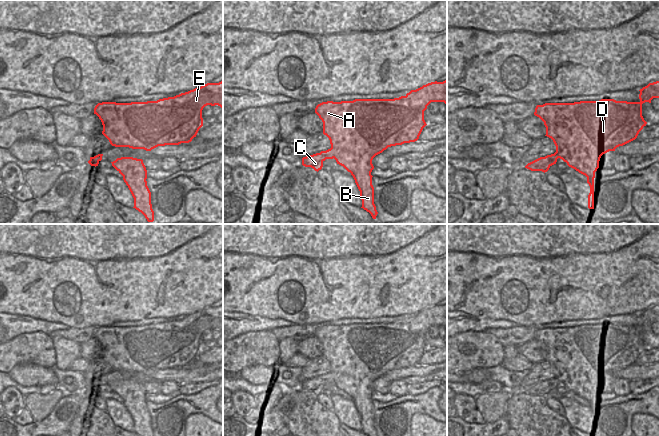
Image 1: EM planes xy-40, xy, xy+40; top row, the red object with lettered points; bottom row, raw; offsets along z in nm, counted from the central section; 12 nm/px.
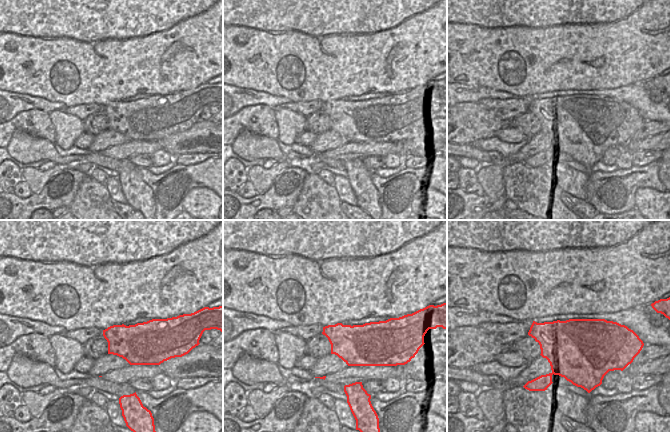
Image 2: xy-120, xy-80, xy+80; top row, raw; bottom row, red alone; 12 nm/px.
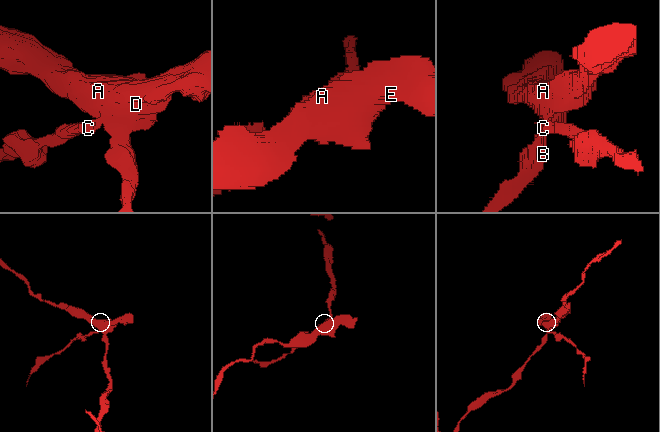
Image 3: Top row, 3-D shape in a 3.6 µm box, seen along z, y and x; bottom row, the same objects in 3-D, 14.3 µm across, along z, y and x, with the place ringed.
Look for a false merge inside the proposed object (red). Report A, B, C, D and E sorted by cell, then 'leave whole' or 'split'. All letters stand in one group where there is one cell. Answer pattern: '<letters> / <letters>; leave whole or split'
A B D E / C; split

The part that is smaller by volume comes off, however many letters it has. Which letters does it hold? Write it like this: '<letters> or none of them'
C

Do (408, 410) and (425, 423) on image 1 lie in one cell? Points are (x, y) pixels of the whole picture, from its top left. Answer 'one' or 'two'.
two

